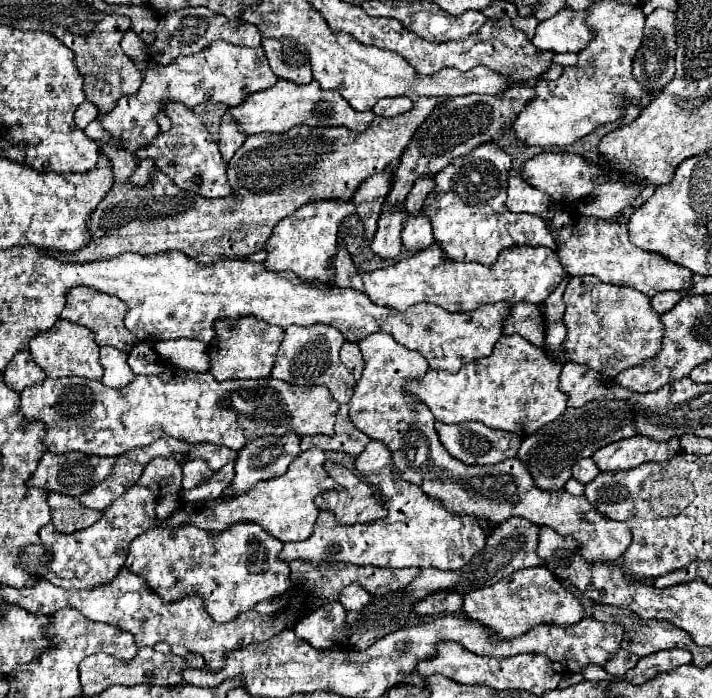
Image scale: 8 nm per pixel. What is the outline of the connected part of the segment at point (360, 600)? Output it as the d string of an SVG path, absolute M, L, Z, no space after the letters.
M358 584L348 586L348 588L340 594L340 598L338 598L338 602L340 602L346 610L362 610L364 606L370 604L370 600L372 600L372 594L368 594L366 590L362 590Z

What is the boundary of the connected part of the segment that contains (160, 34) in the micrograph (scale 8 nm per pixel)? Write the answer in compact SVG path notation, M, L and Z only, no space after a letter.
M182 8L172 12L172 16L164 16L156 28L156 40L148 46L148 60L160 62L162 66L174 62L178 56L190 56L206 48L206 44L214 40L226 40L238 46L260 46L260 32L254 24L246 20L230 20L220 14L212 14L208 8Z

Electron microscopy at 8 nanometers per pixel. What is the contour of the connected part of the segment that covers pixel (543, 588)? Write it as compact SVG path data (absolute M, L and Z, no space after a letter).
M544 566L518 570L490 588L482 588L466 594L464 612L466 618L480 622L498 640L518 638L540 624L572 626L574 622L580 622L584 618L584 608L580 600L572 592L568 592L560 584L560 580Z

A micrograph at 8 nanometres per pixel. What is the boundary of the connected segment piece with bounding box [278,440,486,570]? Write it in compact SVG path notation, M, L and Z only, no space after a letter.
M370 440L366 450L356 458L356 468L370 478L370 482L380 488L384 506L388 508L388 516L384 520L376 520L376 522L368 522L368 524L352 524L352 526L342 526L336 524L336 518L330 510L320 510L314 530L310 534L310 538L302 540L302 542L286 542L284 548L280 550L278 558L282 562L292 562L292 560L300 560L300 562L310 562L314 568L318 568L322 562L342 562L342 564L358 564L358 566L378 566L378 568L440 568L440 570L458 570L462 568L466 562L470 562L470 558L484 548L486 544L486 534L482 534L482 528L476 522L476 516L454 516L450 514L438 500L432 500L430 496L426 496L418 486L410 484L410 482L402 482L394 470L392 470L392 462L390 462L390 452L384 450L386 446L382 446L380 442Z

